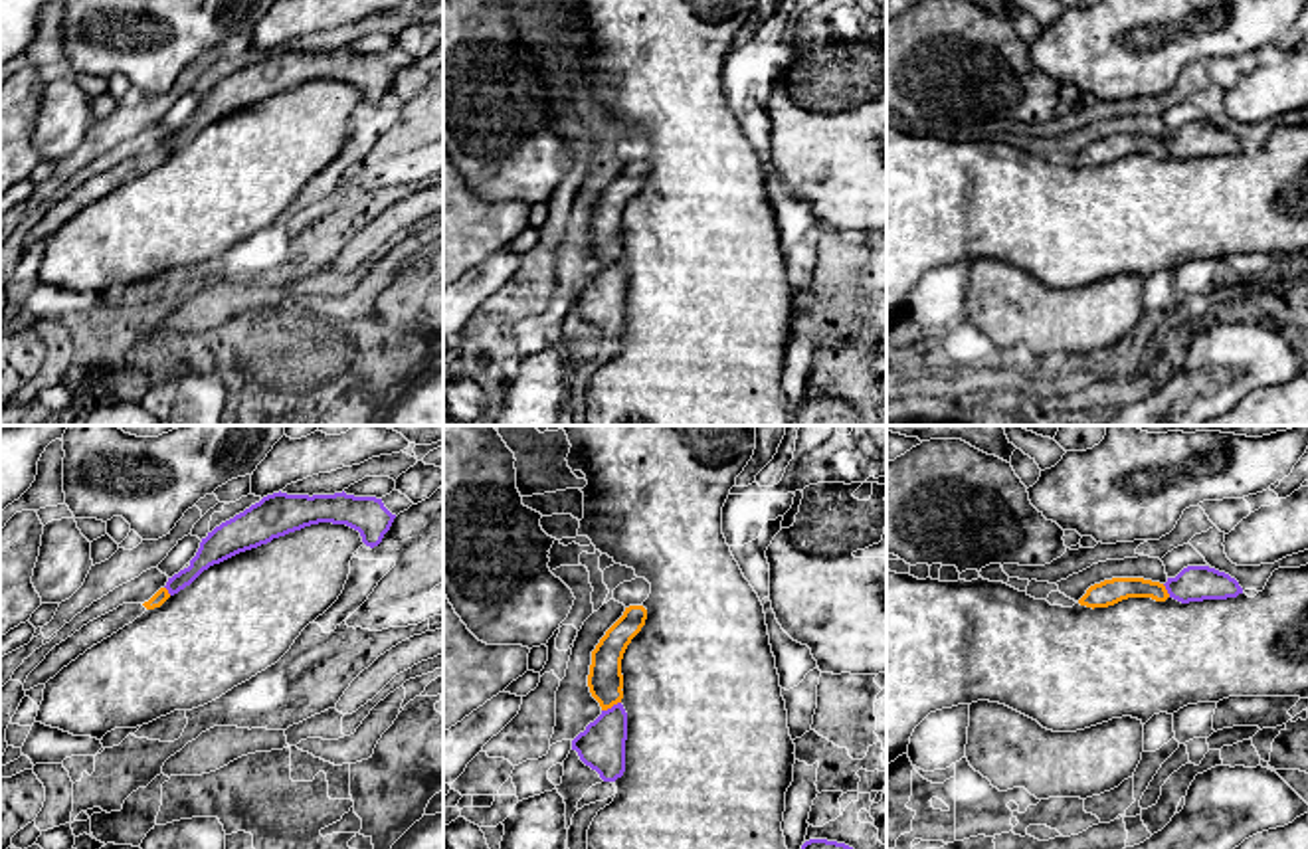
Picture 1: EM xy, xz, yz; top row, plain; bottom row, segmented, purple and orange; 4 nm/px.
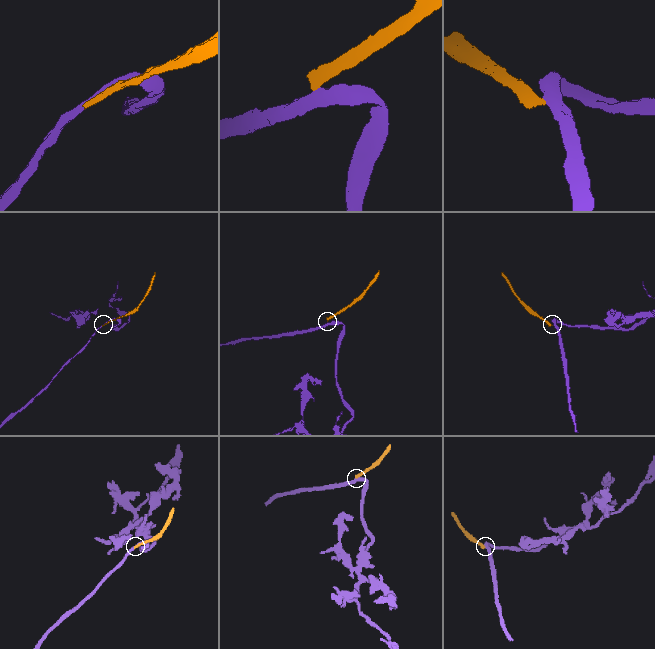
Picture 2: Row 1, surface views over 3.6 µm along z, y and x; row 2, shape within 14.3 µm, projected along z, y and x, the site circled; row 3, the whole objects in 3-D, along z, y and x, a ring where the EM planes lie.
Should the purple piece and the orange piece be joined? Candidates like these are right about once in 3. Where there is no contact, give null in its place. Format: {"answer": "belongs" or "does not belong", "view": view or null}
{"answer": "does not belong", "view": "xz"}

